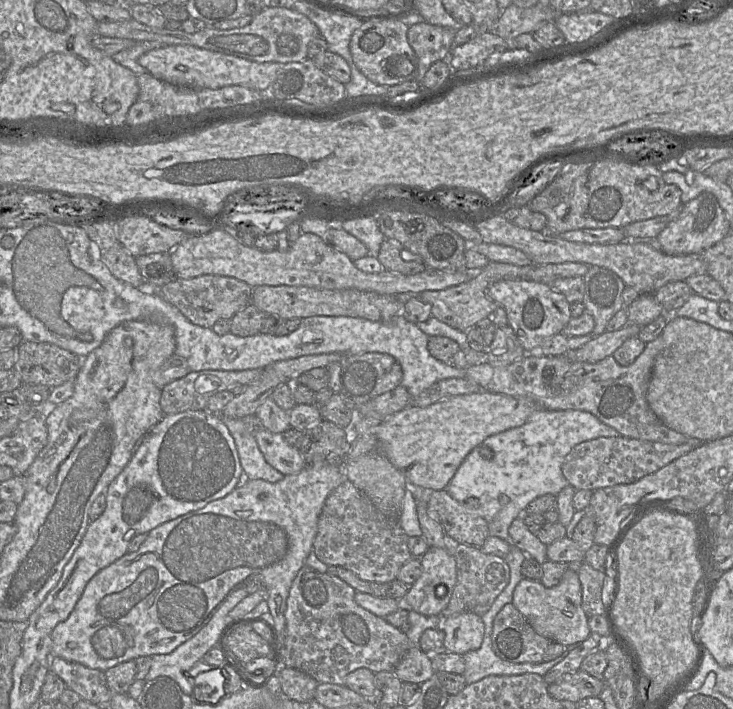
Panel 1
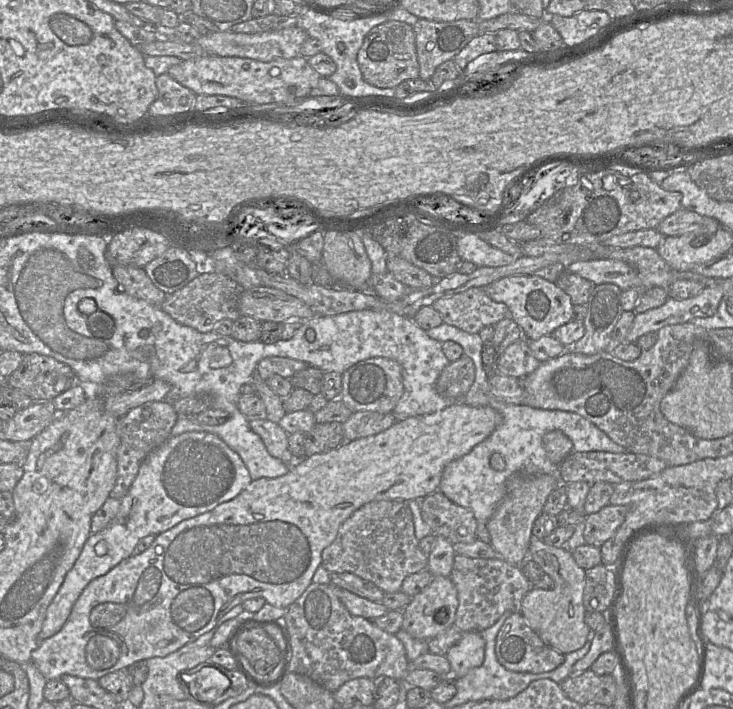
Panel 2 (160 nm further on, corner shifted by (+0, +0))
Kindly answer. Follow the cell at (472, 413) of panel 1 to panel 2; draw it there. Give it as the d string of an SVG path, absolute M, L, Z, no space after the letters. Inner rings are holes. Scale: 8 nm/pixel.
M464 402L454 403L431 414L419 415L395 421L388 429L364 438L344 441L339 447L325 453L305 457L290 466L288 473L277 478L259 478L241 491L235 498L224 502L213 510L184 520L171 529L158 534L148 549L124 559L106 574L92 580L74 603L71 613L62 628L49 638L41 640L32 652L32 662L48 680L61 679L63 675L99 679L109 673L127 669L137 661L153 657L165 657L184 645L196 641L210 631L217 621L233 607L251 598L263 598L277 608L288 608L312 583L312 578L321 565L321 555L336 538L340 526L363 505L379 500L421 500L439 490L444 468L452 461L468 454L477 444L491 435L501 423L501 415L489 406L470 406Z

